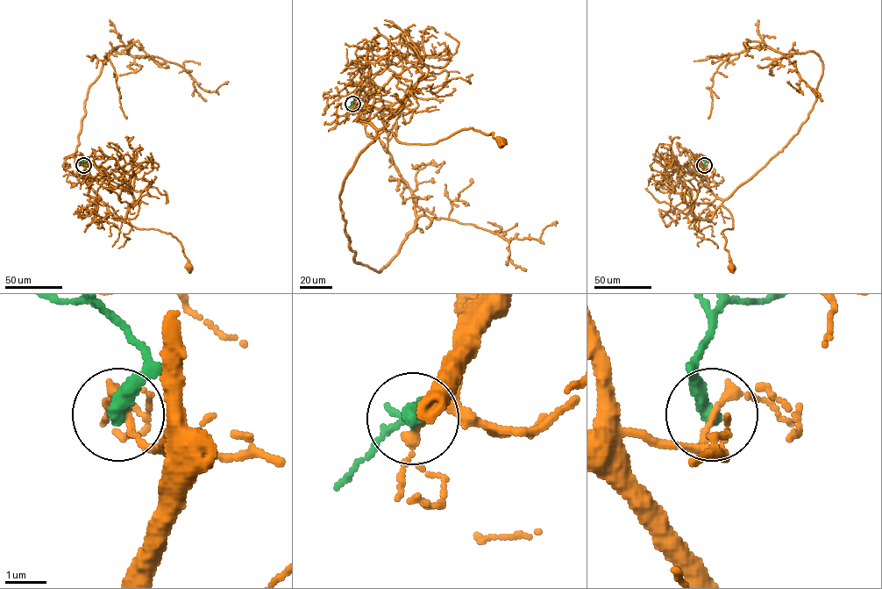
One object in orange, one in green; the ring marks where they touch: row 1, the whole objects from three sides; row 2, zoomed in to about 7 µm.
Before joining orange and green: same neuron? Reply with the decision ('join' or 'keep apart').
keep apart

